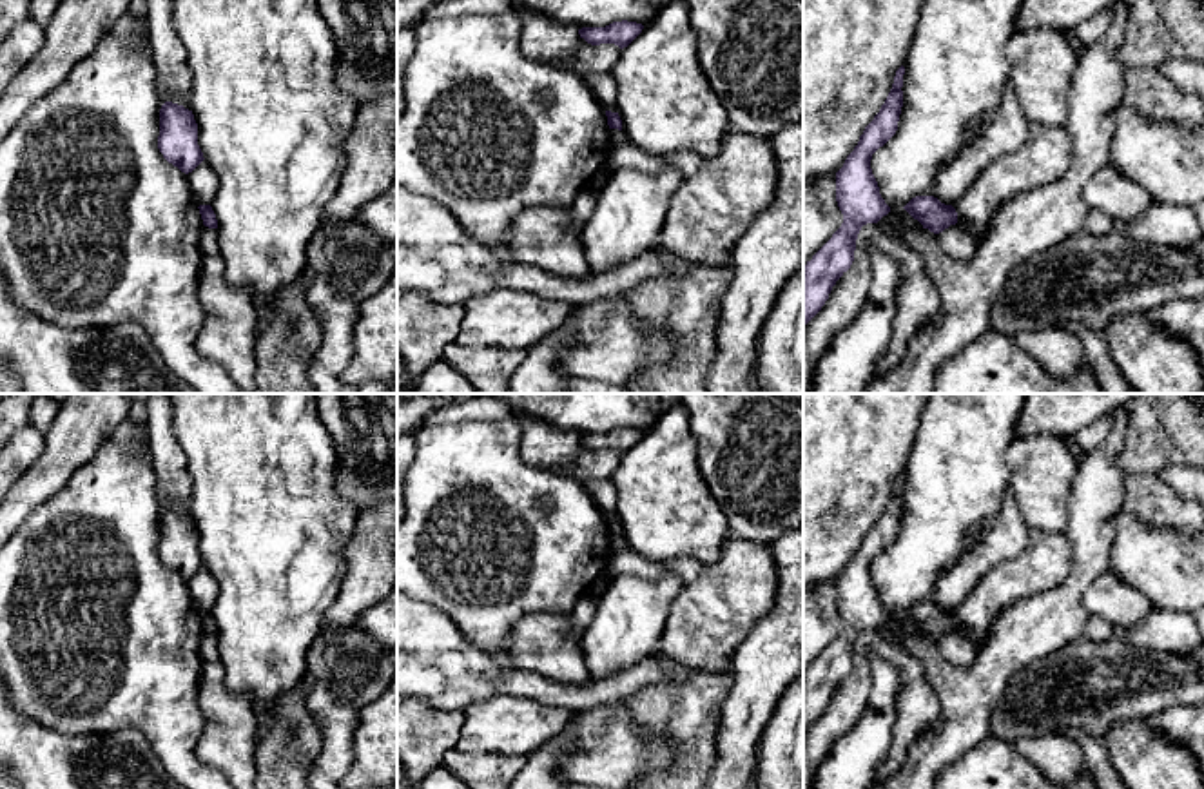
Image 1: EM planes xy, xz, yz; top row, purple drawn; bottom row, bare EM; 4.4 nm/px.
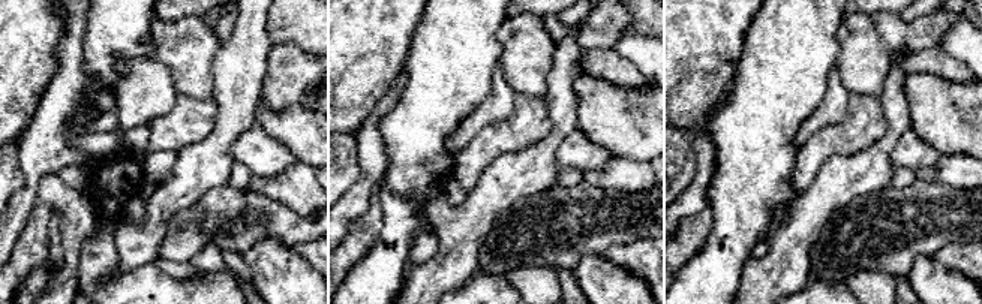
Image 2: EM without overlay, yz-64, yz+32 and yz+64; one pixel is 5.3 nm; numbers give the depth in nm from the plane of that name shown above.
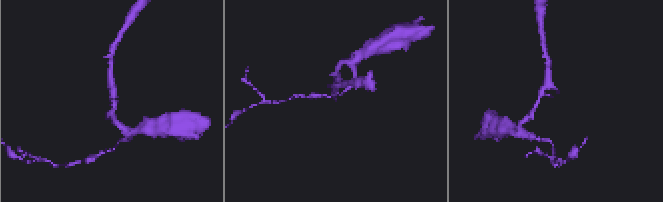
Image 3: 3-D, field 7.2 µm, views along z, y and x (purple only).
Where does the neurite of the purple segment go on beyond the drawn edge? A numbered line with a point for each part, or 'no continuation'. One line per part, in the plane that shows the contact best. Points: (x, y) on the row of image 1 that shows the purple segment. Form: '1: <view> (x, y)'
no continuation

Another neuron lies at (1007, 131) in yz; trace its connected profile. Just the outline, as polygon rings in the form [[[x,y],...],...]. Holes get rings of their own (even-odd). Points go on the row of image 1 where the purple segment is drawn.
[[[1006,83],[992,120],[977,129],[961,152],[936,174],[936,198],[954,207],[994,160],[1015,152],[1026,138],[1028,120],[1017,103],[1017,94]]]

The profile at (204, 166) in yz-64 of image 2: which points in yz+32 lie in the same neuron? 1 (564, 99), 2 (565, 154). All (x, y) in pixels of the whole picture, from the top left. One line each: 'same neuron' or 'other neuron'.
1: same neuron
2: other neuron

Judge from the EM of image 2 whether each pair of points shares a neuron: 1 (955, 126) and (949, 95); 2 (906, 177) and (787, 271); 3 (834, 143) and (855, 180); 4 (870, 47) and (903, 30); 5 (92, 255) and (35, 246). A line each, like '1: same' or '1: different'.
1: same
2: different
3: different
4: different
5: different

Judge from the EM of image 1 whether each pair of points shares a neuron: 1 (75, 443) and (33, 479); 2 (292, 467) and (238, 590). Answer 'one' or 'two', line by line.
1: one
2: one

